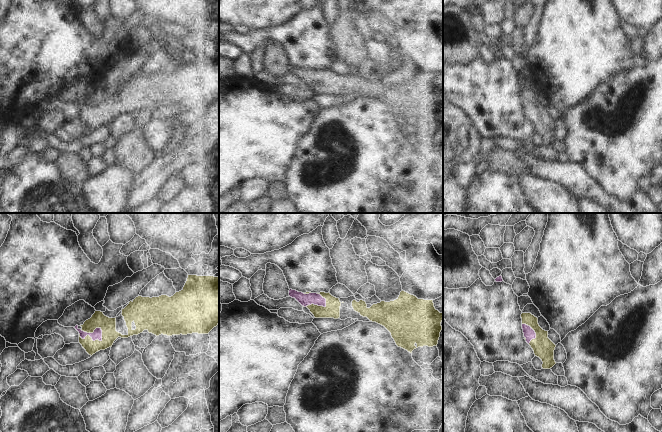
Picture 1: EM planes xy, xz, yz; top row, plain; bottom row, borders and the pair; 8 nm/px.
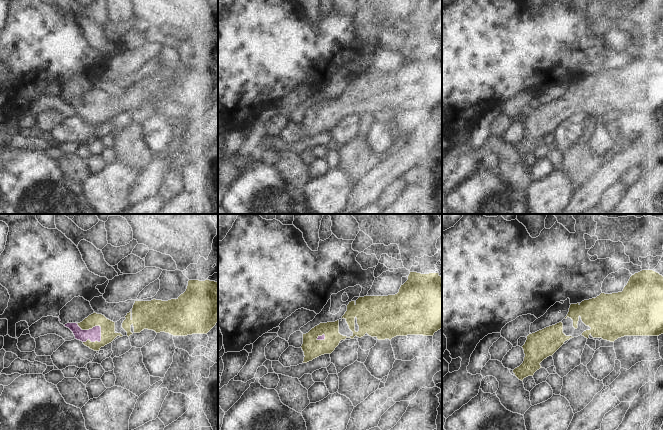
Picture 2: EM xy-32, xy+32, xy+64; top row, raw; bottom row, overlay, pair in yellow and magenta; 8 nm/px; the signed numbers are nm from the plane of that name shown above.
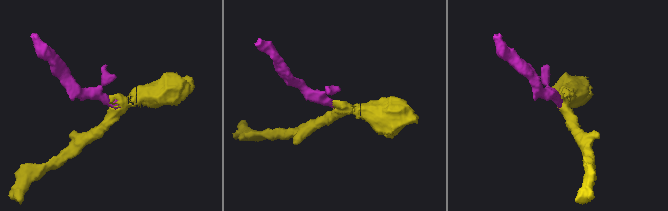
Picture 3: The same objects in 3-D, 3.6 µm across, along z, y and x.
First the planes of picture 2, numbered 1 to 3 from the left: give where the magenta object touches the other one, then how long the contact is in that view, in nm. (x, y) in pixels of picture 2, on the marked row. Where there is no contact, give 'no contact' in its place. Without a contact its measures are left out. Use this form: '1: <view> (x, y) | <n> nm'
1: xy-32 (95, 325) | 240 nm
2: xy+32 (320, 335) | 90 nm
3: no contact

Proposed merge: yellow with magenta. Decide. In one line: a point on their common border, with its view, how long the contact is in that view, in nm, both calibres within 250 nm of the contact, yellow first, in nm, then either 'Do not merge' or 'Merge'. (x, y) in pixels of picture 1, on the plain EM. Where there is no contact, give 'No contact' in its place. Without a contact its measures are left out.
Touches yellow at xy (91, 114). Shared border 200 nm. Thickness 130 nm (yellow) against 80 nm. Merge.

